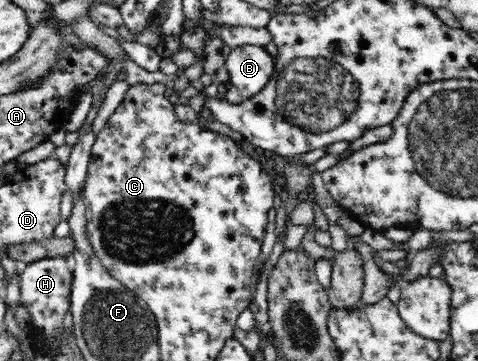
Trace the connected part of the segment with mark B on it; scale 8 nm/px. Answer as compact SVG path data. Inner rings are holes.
M250 44L231 48L225 67L244 100L259 95L275 72L272 55L264 47Z

